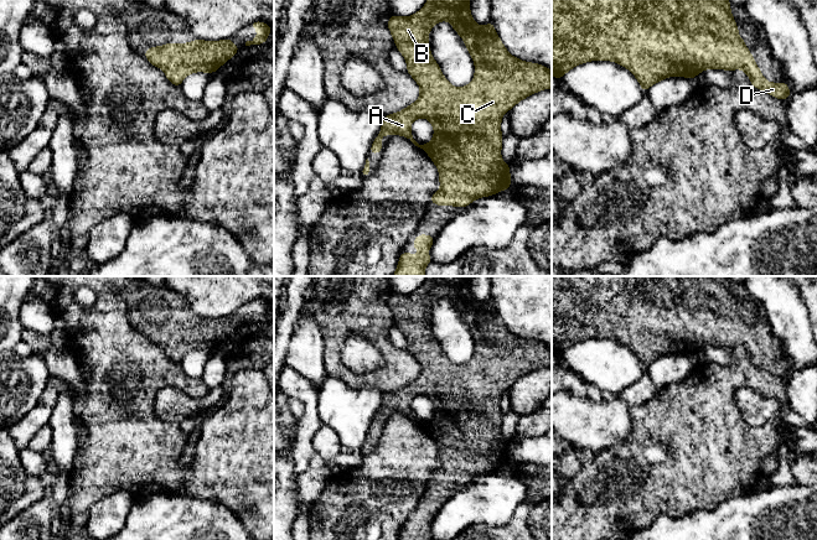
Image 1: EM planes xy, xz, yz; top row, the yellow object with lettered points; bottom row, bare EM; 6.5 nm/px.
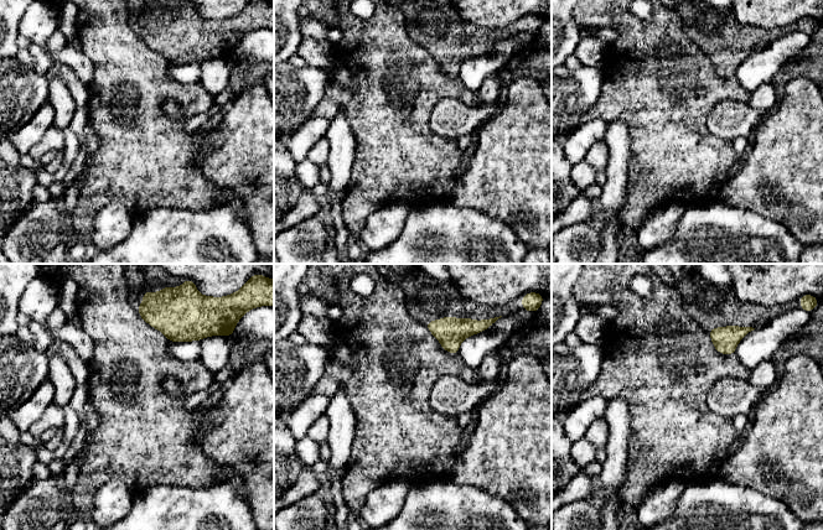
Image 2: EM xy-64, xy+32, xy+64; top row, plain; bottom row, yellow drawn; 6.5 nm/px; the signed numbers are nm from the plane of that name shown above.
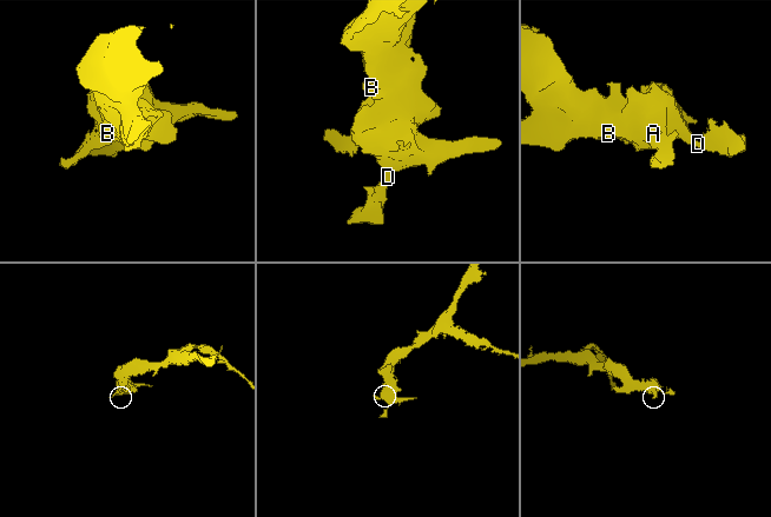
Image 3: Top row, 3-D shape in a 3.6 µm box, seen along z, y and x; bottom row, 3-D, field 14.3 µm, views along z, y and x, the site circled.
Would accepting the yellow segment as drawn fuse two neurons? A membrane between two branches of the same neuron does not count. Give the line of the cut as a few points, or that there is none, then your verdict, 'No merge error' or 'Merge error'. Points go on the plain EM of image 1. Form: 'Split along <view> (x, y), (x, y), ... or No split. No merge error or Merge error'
No split. No merge error

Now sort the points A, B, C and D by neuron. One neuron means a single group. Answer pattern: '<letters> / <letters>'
A B C D

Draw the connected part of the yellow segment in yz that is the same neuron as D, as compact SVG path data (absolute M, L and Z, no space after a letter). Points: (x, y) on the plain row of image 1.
M552 276L552 353L560 357L575 343L589 338L612 338L626 344L637 355L645 370L652 362L668 354L678 353L694 357L698 351L707 346L713 346L726 348L743 347L749 353L753 364L781 378L791 373L787 360L770 360L762 354L755 337L746 326L745 318L739 315L728 276Z

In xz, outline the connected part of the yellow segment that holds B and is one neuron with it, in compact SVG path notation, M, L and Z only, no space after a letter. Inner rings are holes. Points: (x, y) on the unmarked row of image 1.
M428 276L426 281L409 295L392 292L388 306L395 324L405 336L407 349L420 364L420 373L402 389L384 393L369 431L382 429L383 411L403 412L426 429L439 447L440 467L430 477L438 483L467 484L476 476L508 467L510 441L505 441L501 436L501 396L522 377L552 365L552 348L542 342L523 339L511 333L497 313L492 298L486 303L475 300L470 291L469 276ZM443 297L450 300L455 310L461 313L475 339L475 354L462 365L456 365L445 357L428 322L431 305ZM420 395L426 395L434 404L434 415L425 422L419 422L410 407L410 401Z

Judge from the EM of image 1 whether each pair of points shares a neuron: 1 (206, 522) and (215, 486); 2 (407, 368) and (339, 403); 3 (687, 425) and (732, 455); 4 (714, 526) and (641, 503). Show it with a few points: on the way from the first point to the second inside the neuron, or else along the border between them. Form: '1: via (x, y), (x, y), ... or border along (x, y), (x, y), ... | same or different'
1: border along (182, 493), (190, 497), (223, 503), (236, 517) | different
2: border along (342, 380), (357, 388), (375, 387), (383, 393) | different
3: via (698, 436), (717, 455), (720, 455) | same
4: border along (711, 509), (678, 518), (661, 514), (653, 522) | different

